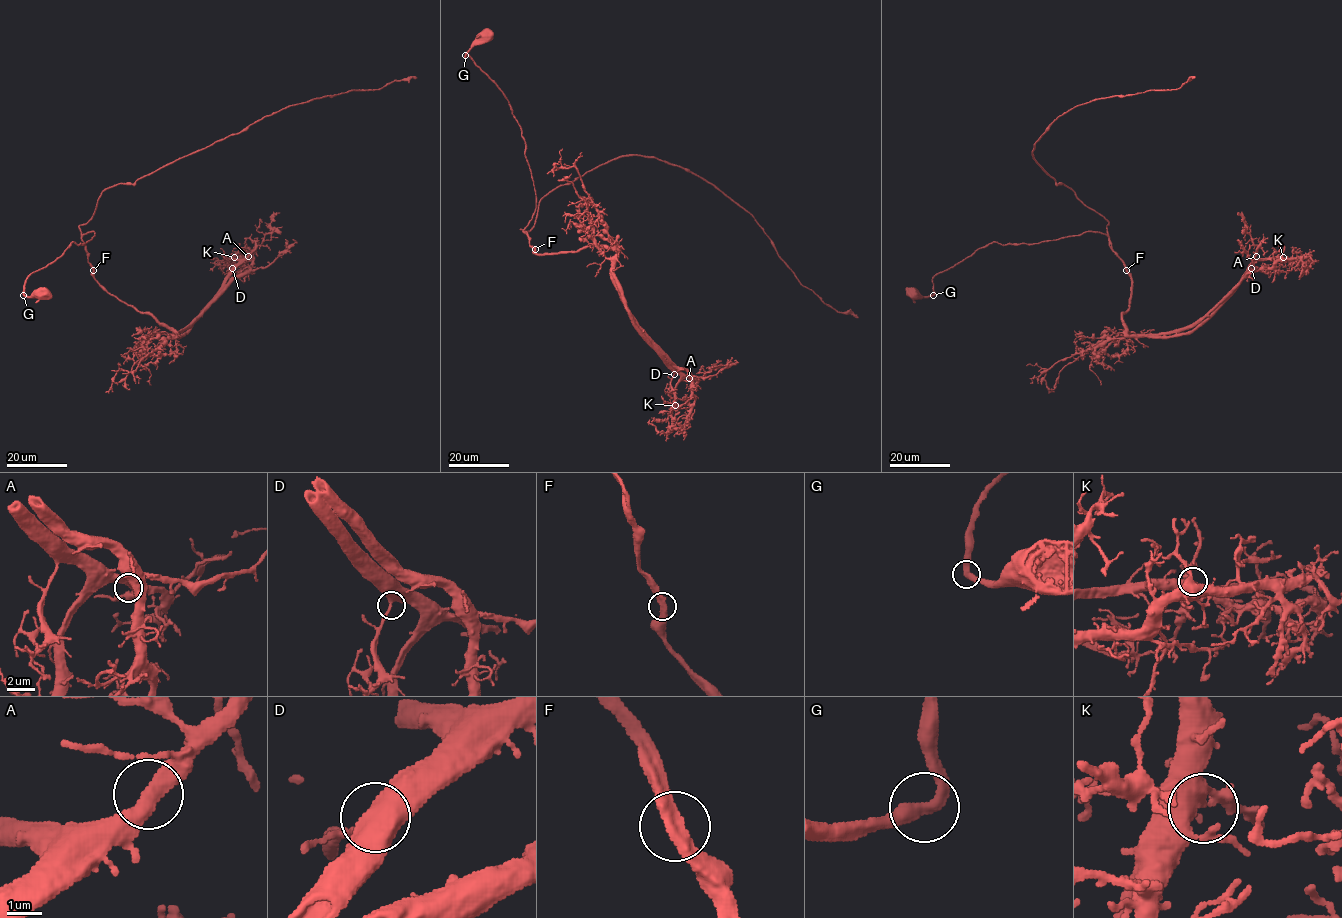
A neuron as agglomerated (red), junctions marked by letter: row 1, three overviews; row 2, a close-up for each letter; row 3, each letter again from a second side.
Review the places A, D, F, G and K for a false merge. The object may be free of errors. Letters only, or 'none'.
none

